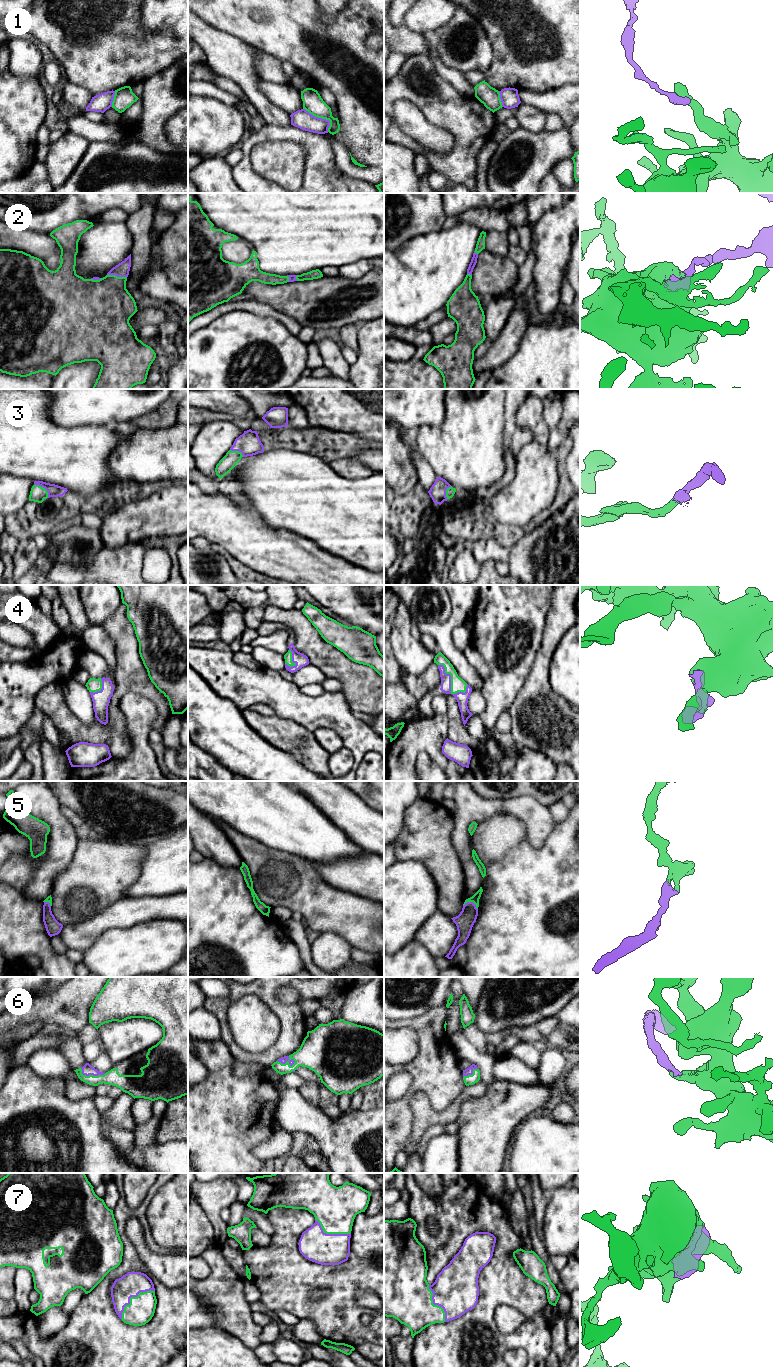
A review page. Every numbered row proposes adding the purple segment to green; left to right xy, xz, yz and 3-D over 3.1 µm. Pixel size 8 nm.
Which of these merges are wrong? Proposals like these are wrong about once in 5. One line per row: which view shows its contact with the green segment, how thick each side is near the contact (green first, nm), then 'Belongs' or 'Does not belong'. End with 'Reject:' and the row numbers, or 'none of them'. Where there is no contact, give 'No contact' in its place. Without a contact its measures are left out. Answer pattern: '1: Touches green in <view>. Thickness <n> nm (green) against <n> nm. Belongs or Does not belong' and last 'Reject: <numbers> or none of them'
1: Touches green in xz. Thickness 160 nm (green) against 150 nm. Does not belong
2: Touches green in xy. Thickness 440 nm (green) against 110 nm. Belongs
3: Touches green in xy. Thickness 130 nm (green) against 100 nm. Belongs
4: Touches green in yz. Thickness 110 nm (green) against 80 nm. Belongs
5: Touches green in yz. Thickness 70 nm (green) against 150 nm. Belongs
6: Touches green in xz. Thickness 260 nm (green) against 50 nm. Belongs
7: Touches green in xy. Thickness 220 nm (green) against 190 nm. Belongs
Reject: 1

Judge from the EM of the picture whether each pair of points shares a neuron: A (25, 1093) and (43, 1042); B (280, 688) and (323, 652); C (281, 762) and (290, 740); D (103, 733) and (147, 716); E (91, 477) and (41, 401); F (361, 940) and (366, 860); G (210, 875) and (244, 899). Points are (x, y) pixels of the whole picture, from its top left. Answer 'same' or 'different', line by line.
A: different
B: different
C: different
D: different
E: same
F: different
G: same

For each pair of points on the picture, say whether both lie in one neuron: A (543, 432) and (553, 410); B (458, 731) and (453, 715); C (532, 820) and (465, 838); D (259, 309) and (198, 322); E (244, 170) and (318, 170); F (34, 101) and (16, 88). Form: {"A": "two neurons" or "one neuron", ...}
{"A": "two neurons", "B": "one neuron", "C": "one neuron", "D": "one neuron", "E": "one neuron", "F": "one neuron"}

